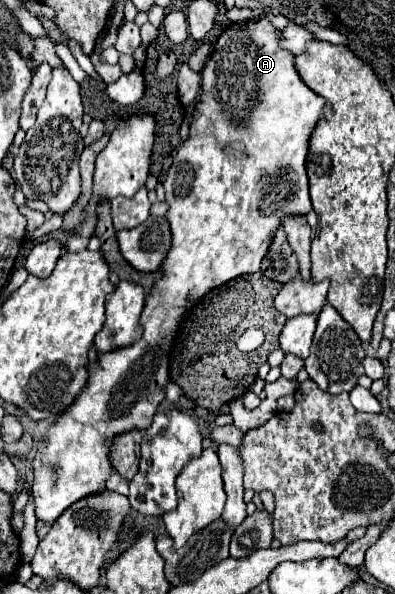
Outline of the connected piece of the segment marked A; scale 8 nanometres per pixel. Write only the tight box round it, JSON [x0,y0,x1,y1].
[34,20,324,522]

